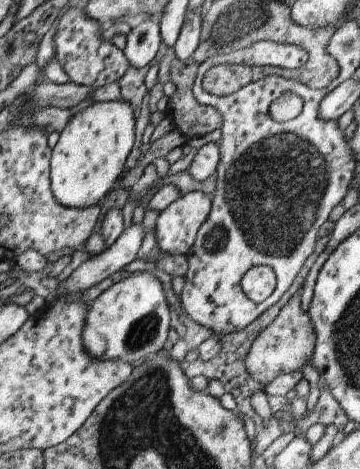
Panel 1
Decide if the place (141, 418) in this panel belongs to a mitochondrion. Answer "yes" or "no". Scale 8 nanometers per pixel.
yes

